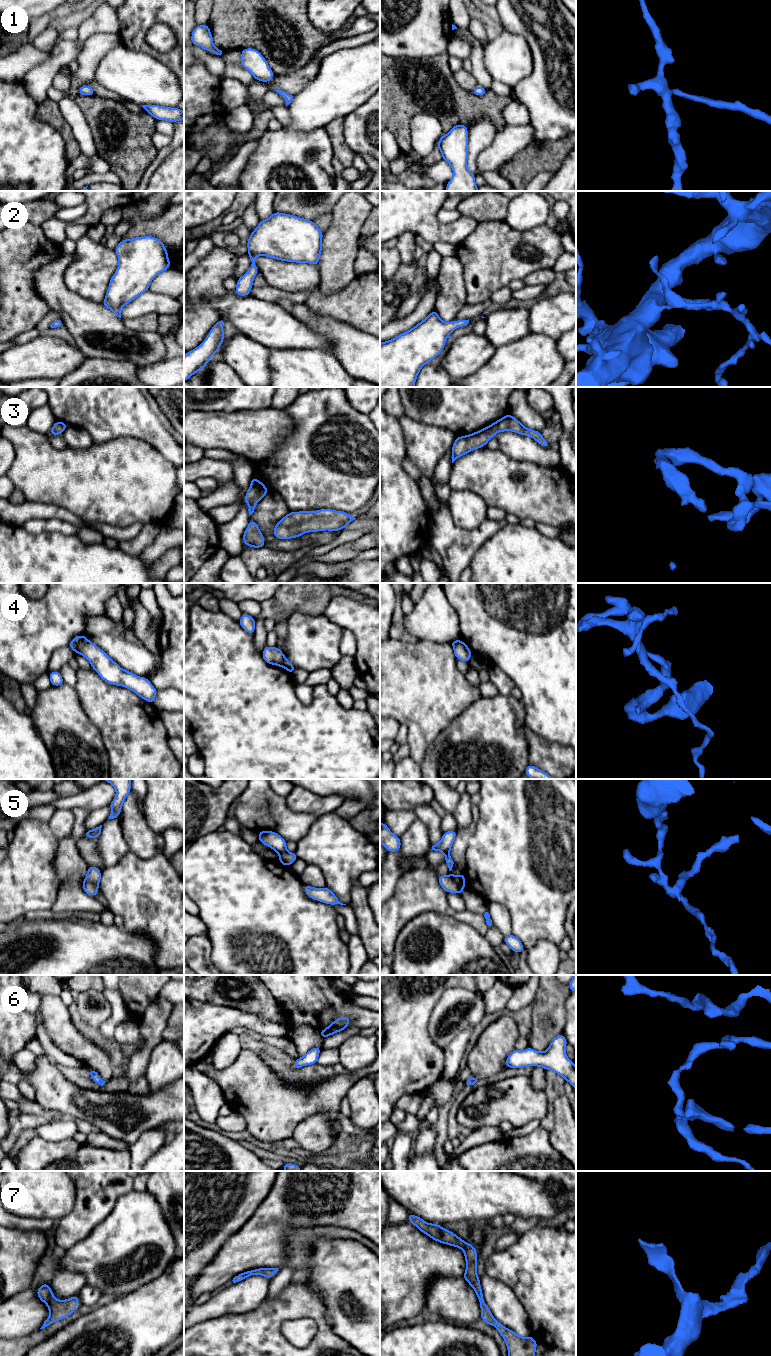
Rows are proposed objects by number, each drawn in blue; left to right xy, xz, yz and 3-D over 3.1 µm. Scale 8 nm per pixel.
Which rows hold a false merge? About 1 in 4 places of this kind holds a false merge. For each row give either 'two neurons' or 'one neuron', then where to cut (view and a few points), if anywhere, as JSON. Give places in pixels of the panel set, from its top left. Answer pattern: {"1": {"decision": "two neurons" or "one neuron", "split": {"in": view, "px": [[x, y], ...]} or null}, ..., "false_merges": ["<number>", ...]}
{"1": {"decision": "one neuron", "split": null}, "2": {"decision": "one neuron", "split": null}, "3": {"decision": "one neuron", "split": null}, "4": {"decision": "two neurons", "split": {"in": "xy", "px": [[88, 640], [75, 652]]}}, "5": {"decision": "two neurons", "split": {"in": "yz", "px": [[450, 874], [460, 885], [464, 886]]}}, "6": {"decision": "one neuron", "split": null}, "7": {"decision": "one neuron", "split": null}, "false_merges": ["4", "5"]}

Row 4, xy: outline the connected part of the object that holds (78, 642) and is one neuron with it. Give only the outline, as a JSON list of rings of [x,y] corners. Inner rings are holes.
[[[78,635],[70,641],[68,646],[76,653],[87,643],[87,641],[88,639],[85,635]]]

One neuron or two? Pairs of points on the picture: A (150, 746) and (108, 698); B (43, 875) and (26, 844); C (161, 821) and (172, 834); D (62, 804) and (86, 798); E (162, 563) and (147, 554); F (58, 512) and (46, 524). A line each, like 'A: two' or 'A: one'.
A: one
B: one
C: two
D: one
E: two
F: two

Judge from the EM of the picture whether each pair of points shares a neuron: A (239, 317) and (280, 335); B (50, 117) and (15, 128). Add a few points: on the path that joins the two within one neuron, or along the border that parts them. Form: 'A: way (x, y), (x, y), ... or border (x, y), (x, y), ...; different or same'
A: way (249, 317), (267, 322), (270, 325); same
B: border (37, 104), (36, 116), (60, 133); different

